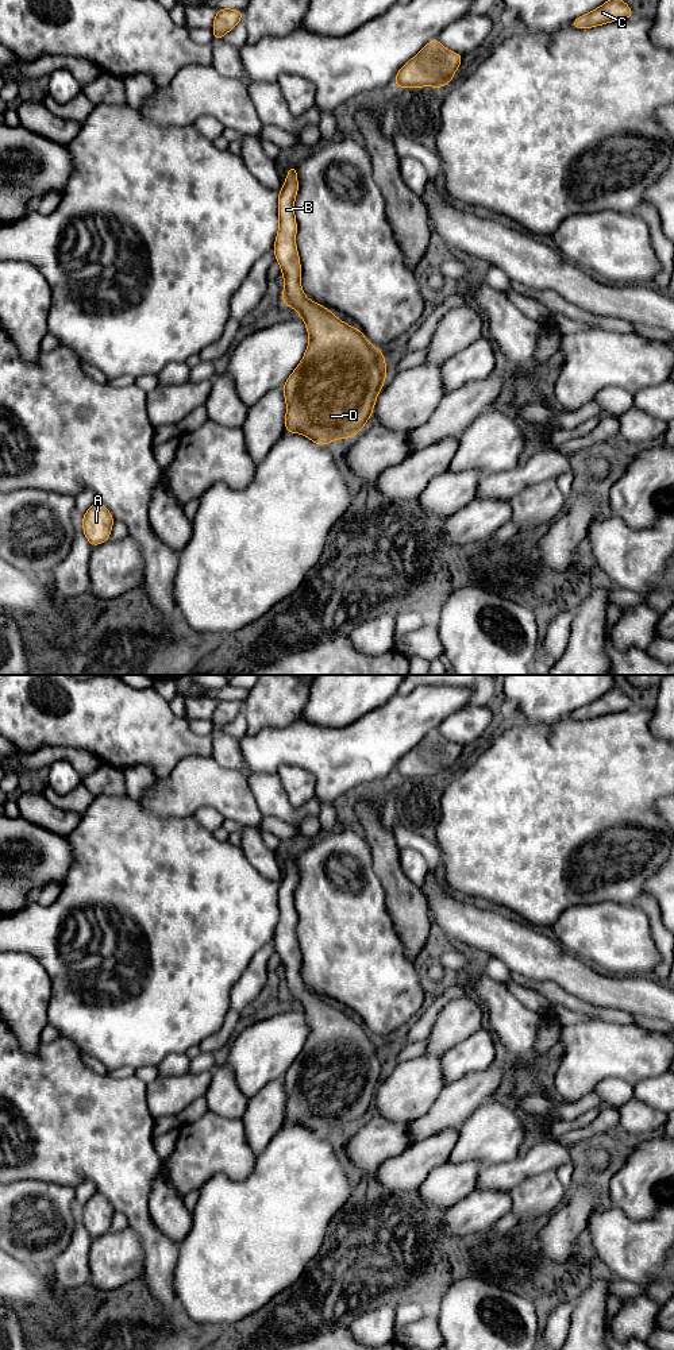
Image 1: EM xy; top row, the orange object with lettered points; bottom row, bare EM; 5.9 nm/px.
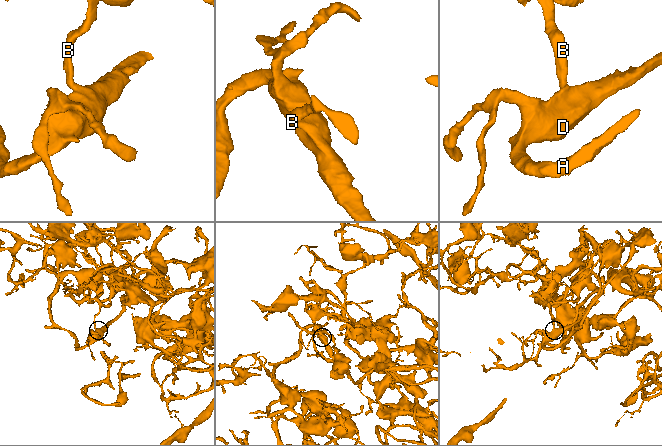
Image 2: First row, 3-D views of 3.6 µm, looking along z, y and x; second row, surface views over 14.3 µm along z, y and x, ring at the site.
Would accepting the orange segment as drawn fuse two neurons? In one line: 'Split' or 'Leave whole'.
Leave whole

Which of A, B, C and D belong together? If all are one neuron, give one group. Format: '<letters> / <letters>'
A B C D

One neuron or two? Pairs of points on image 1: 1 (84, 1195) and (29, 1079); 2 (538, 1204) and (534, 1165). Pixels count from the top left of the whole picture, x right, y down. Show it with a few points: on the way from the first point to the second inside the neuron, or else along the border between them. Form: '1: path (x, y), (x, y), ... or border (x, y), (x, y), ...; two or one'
1: border (76, 1188), (84, 1181), (91, 1181), (97, 1191); two
2: border (555, 1171), (530, 1175), (508, 1191); two

